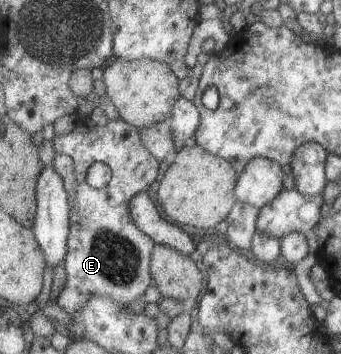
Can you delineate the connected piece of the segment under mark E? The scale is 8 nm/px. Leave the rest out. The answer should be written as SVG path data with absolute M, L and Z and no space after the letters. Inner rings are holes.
M79 117L75 128L67 135L58 135L52 142L57 154L68 155L74 159L76 165L76 177L78 177L78 191L76 191L76 207L71 212L71 235L69 237L69 256L66 257L65 271L67 282L58 297L59 306L69 315L78 315L94 297L112 297L118 305L128 305L134 302L136 297L144 296L144 292L150 287L152 276L151 261L157 243L152 237L144 233L130 215L130 200L138 193L144 192L149 185L158 179L160 161L154 157L142 140L142 133L134 125L123 118L110 120L106 125L98 126L88 118ZM102 162L109 166L113 178L102 189L94 189L88 185L86 175L88 168L94 163Z

